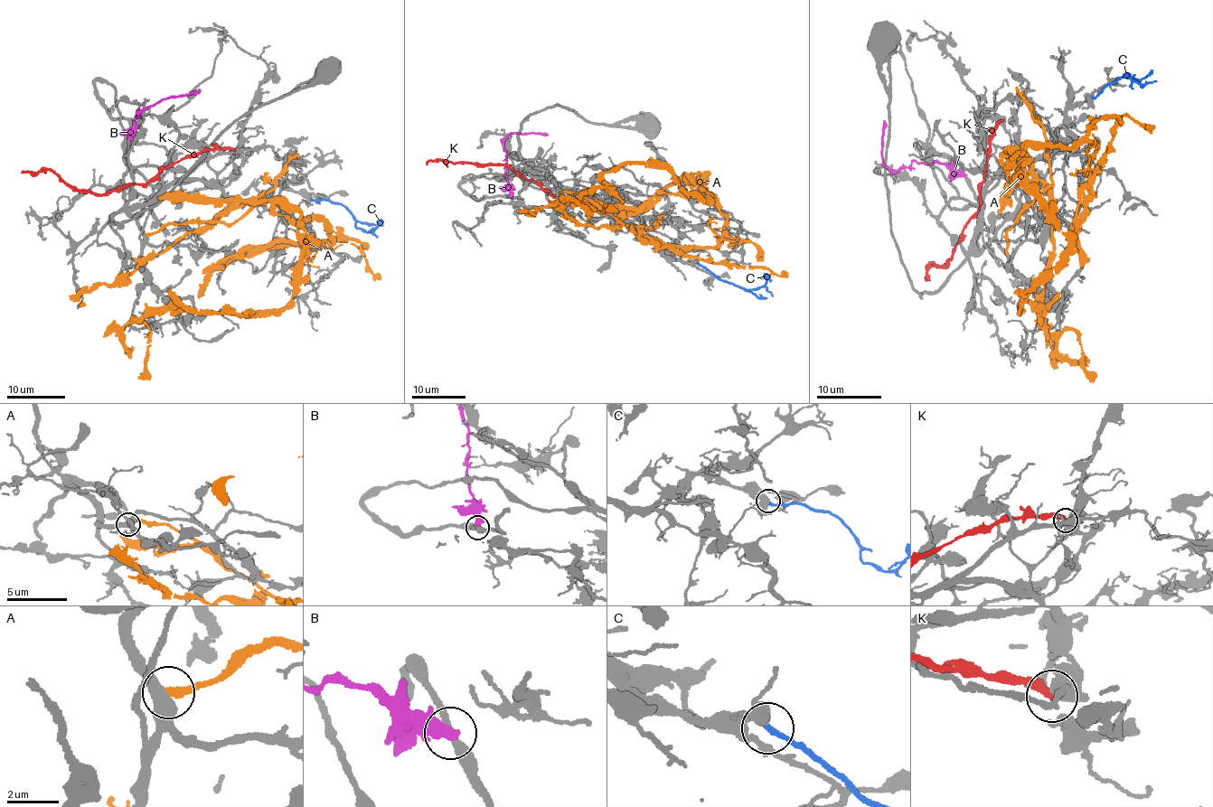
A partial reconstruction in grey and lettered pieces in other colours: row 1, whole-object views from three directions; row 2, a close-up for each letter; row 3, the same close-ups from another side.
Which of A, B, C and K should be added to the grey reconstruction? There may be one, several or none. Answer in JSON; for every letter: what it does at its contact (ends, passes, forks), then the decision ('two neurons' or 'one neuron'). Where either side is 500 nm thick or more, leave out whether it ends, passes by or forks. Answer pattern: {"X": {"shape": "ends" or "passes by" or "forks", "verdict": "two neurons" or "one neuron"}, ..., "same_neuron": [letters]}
{"A": {"shape": "ends", "verdict": "two neurons"}, "B": {"verdict": "two neurons"}, "C": {"shape": "ends", "verdict": "two neurons"}, "K": {"shape": "ends", "verdict": "two neurons"}, "same_neuron": []}

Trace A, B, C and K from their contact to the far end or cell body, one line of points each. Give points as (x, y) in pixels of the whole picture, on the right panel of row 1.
A: (1008, 255), (1046, 187), (1017, 152), (1008, 176), (1068, 245), (1018, 313), (1076, 331), (1093, 381)
B: (964, 175), (931, 163), (913, 162), (907, 167), (889, 170), (881, 153), (884, 121)
C: (1092, 98), (1120, 77), (1130, 77), (1142, 87), (1144, 84), (1130, 80), (1123, 73)
K: (1003, 120), (989, 137), (977, 211), (966, 224), (944, 268), (930, 263), (925, 277), (929, 279)

